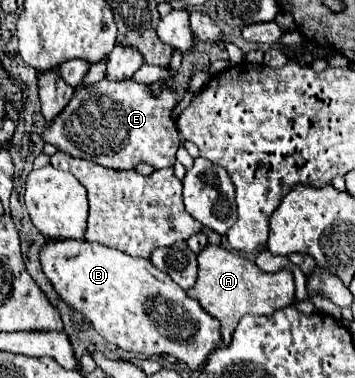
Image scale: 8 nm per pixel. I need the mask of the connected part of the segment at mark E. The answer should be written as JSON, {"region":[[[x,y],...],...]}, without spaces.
{"region":[[[100,80],[94,86],[80,88],[74,92],[70,104],[44,132],[44,140],[68,152],[74,158],[92,160],[100,166],[114,168],[114,170],[130,170],[136,168],[140,162],[152,164],[154,168],[170,168],[176,162],[176,150],[180,146],[176,124],[170,118],[176,104],[178,104],[176,90],[168,86],[162,88],[160,94],[152,94],[146,84],[136,84],[132,80],[122,80],[122,82]]]}

